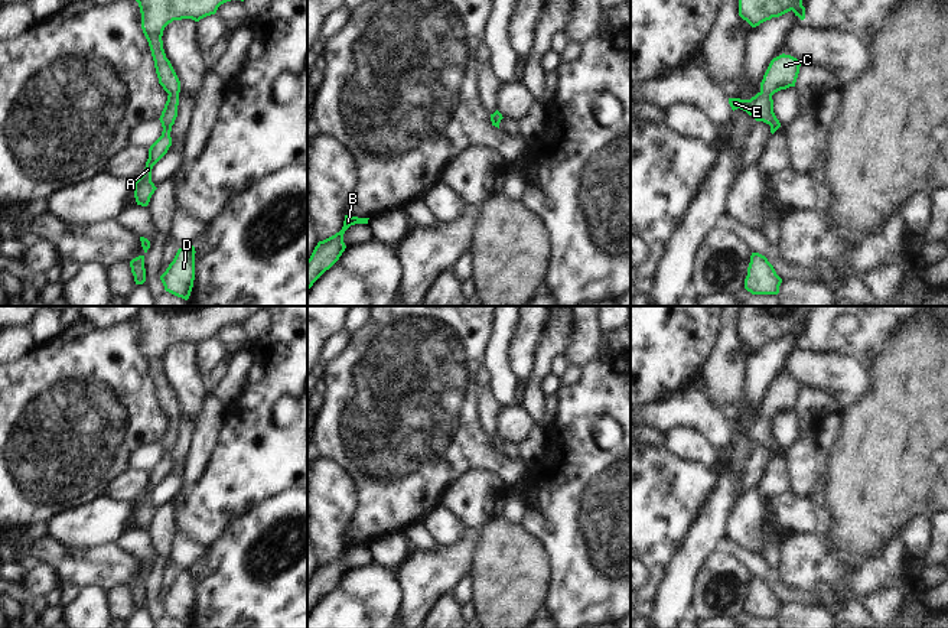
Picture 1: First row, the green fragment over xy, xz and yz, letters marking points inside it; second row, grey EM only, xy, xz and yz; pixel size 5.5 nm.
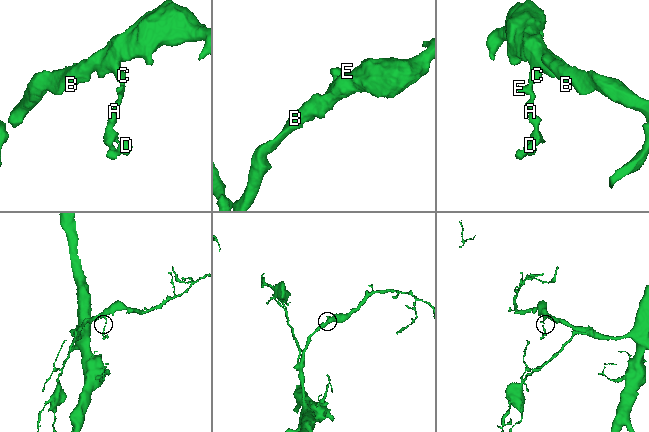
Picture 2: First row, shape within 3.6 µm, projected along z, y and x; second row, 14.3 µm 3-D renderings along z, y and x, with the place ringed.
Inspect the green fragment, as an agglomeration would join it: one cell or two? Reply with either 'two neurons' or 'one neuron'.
one neuron

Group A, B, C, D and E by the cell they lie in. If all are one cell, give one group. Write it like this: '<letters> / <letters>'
A B C D E

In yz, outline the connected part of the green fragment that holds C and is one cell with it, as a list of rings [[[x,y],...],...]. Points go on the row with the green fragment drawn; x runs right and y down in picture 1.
[[[779,55],[773,58],[760,82],[760,91],[750,100],[729,98],[732,110],[743,110],[756,121],[763,121],[771,126],[773,134],[781,123],[773,113],[772,95],[781,90],[795,87],[799,74],[799,61],[791,55]]]

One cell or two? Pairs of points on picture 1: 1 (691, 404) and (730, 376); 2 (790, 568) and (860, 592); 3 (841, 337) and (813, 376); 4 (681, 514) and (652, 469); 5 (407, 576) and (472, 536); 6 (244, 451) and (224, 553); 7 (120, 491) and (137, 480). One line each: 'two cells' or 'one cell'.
1: two cells
2: one cell
3: two cells
4: one cell
5: one cell
6: two cells
7: one cell

